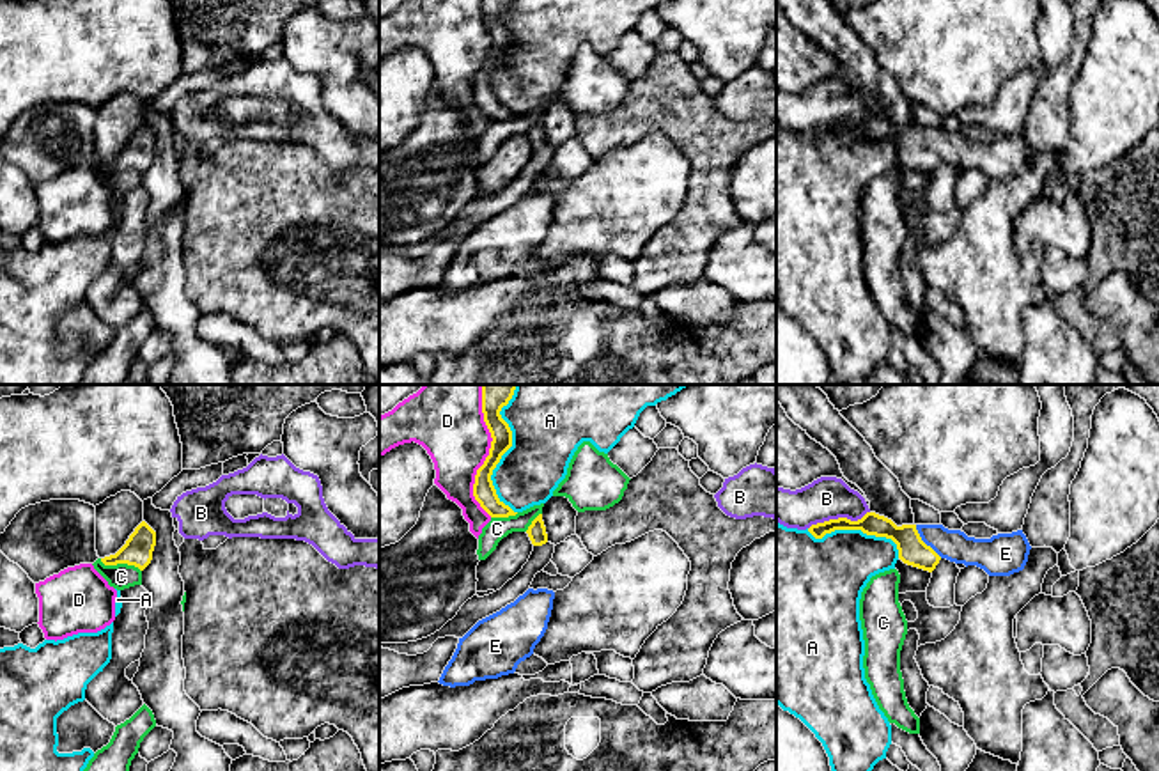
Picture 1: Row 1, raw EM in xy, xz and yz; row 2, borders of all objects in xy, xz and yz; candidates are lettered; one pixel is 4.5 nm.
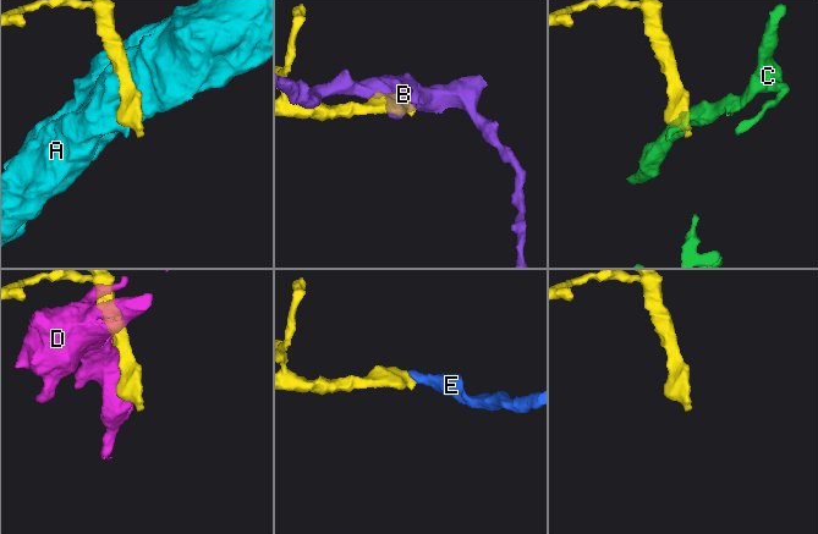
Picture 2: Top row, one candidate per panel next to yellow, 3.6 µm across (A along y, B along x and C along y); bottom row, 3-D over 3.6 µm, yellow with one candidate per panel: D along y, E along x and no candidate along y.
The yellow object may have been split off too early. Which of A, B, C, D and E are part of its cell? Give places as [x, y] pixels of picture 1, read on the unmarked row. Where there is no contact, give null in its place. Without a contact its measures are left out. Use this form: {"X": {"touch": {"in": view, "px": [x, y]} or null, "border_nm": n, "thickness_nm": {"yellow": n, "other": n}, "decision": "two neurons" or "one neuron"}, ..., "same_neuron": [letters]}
{"A": {"touch": {"in": "xz", "px": [502, 57]}, "border_nm": 550, "thickness_nm": {"yellow": 100, "other": 320}, "decision": "two neurons"}, "B": {"touch": {"in": "yz", "px": [839, 121]}, "border_nm": 300, "thickness_nm": {"yellow": 100, "other": 190}, "decision": "two neurons"}, "C": {"touch": {"in": "xy", "px": [121, 165]}, "border_nm": 200, "thickness_nm": {"yellow": 130, "other": 120}, "decision": "two neurons"}, "D": {"touch": {"in": "xz", "px": [486, 61]}, "border_nm": 550, "thickness_nm": {"yellow": 100, "other": 300}, "decision": "two neurons"}, "E": {"touch": {"in": "yz", "px": [924, 146]}, "border_nm": 200, "thickness_nm": {"yellow": 130, "other": 140}, "decision": "one neuron"}, "same_neuron": ["E"]}

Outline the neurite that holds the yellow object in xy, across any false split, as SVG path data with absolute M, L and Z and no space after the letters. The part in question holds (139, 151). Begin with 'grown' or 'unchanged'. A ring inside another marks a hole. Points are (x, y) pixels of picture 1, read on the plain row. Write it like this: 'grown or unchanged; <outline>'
unchanged; M142 124L129 138L126 147L110 160L101 161L105 168L128 167L144 174L151 163L156 149L156 135Z

